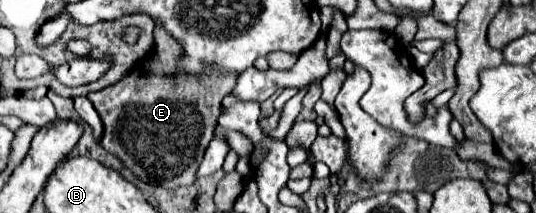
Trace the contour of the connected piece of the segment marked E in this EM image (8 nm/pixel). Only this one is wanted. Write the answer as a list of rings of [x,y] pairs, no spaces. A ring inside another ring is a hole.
[[[156,24],[152,60],[148,56],[118,84],[88,94],[88,100],[104,122],[102,148],[122,160],[140,182],[168,190],[190,186],[196,180],[196,168],[206,146],[214,138],[212,132],[214,122],[220,116],[220,102],[236,84],[236,76],[212,76],[212,80],[180,76],[178,80],[172,80],[166,74],[174,70],[178,54],[180,46],[176,40]]]

